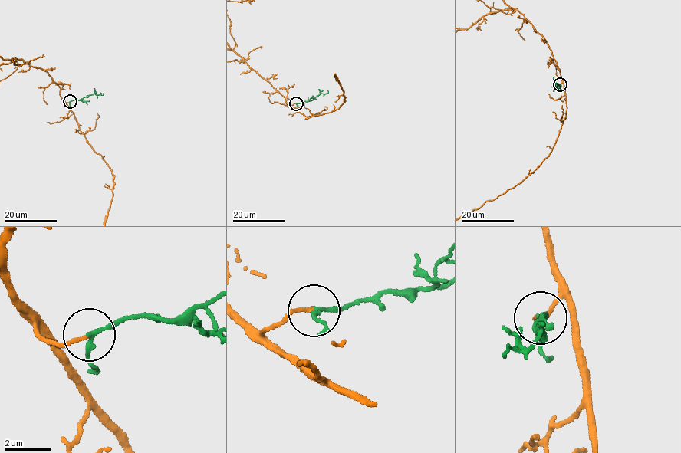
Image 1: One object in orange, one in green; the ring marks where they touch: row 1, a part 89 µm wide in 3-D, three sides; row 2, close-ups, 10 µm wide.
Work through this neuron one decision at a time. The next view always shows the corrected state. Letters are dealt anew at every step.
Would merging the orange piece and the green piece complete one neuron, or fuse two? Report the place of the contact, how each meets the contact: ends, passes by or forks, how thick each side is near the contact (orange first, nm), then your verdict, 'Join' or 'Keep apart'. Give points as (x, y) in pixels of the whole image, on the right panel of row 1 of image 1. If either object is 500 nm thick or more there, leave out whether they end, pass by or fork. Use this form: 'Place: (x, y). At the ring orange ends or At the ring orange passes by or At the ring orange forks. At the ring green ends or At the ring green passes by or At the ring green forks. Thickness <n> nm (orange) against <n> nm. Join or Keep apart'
Place: (560, 84). At the ring orange ends. At the ring green passes by. Thickness 140 nm (orange) against 170 nm. Join

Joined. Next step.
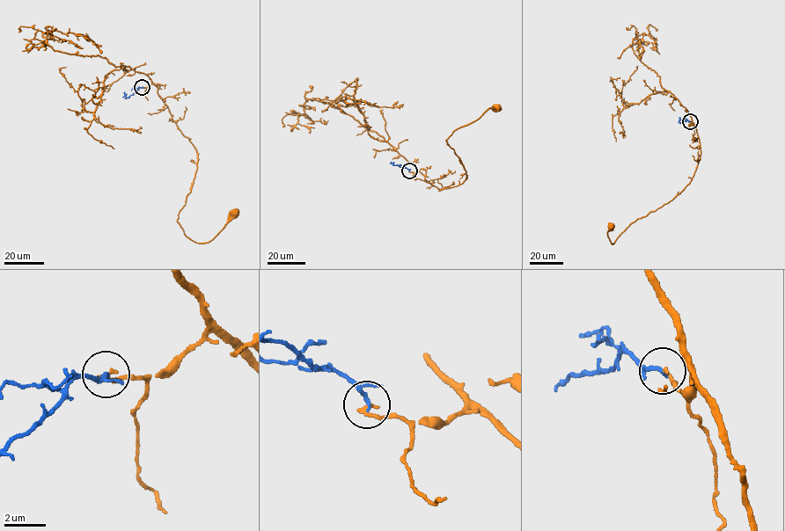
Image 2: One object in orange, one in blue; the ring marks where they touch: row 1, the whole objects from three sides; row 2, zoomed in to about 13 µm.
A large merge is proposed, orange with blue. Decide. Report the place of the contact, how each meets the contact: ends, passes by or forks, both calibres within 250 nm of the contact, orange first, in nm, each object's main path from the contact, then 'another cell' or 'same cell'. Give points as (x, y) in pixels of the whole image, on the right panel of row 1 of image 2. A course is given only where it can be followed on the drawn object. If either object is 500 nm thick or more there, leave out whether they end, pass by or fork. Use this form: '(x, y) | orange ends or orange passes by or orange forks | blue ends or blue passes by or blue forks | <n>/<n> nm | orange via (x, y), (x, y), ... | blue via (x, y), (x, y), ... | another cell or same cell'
(690, 121) | orange ends | blue passes by | 220/140 nm | orange via (690, 121), (699, 138), (700, 155), (689, 183), (671, 200), (631, 222), (613, 244), (607, 236), (610, 226) | blue via (690, 121), (679, 122), (679, 117) | another cell

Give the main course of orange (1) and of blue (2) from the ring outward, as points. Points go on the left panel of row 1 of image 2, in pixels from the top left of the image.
1: (143, 87), (157, 89), (196, 150), (197, 170), (177, 220), (184, 234), (209, 242), (235, 213)
2: (143, 87), (126, 98), (124, 92)

